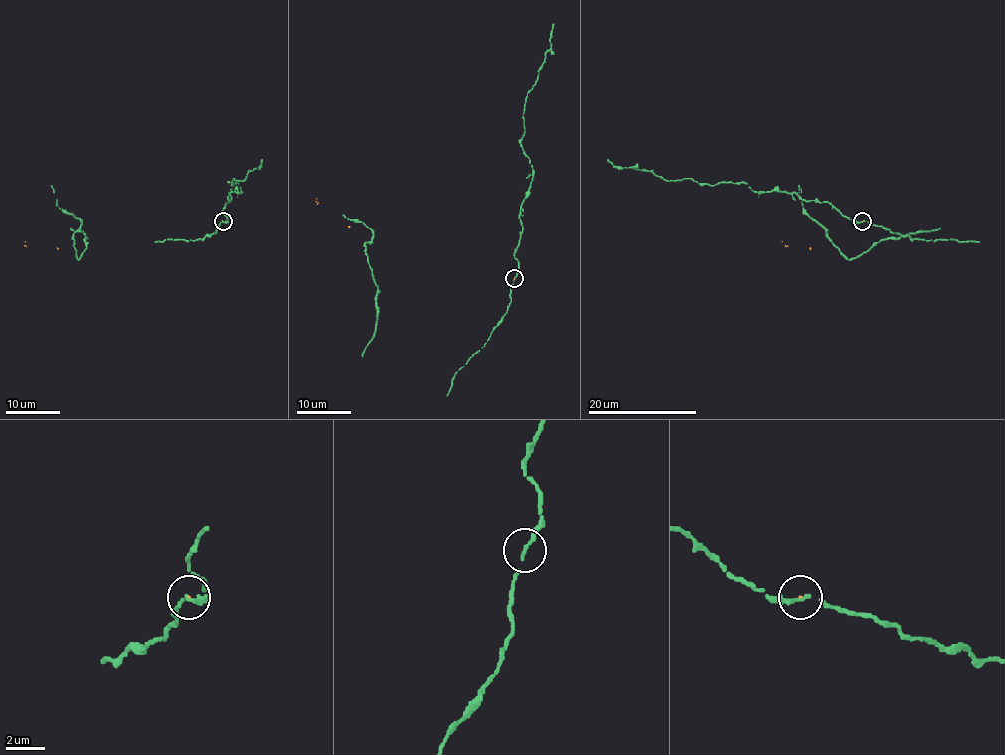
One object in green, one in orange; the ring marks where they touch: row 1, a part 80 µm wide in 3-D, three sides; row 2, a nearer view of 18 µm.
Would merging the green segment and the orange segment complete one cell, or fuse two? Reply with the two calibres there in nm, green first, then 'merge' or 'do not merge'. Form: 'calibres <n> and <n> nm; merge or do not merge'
calibres 180 and 50 nm; do not merge

